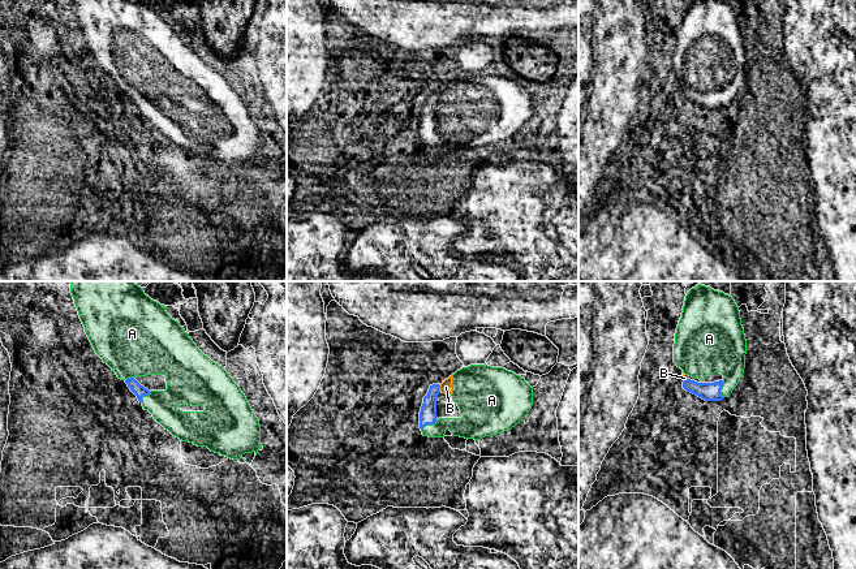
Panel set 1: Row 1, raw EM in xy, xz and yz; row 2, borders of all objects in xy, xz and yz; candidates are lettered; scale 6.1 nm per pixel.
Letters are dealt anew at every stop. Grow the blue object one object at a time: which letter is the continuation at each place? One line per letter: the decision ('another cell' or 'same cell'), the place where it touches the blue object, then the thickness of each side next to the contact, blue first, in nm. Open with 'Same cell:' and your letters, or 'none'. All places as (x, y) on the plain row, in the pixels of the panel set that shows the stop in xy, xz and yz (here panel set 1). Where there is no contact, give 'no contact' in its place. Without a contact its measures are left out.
Same cell: A, B
A: same cell; meets blue in xz at (429, 132); 110 nm thick on the blue side, 160 nm on the other
B: same cell; meets blue in xz at (439, 95); 110 nm thick on the blue side, 80 nm on the other

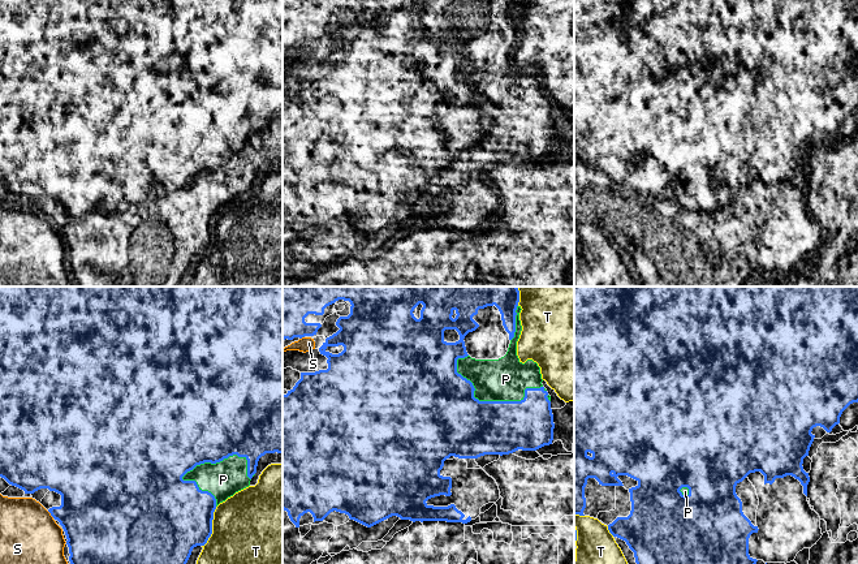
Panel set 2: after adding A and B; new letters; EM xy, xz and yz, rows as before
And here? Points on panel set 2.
Same cell: P
P: same cell; meets blue in xy at (224, 166); 500 nm thick on the blue side, 220 nm on the other
S: another cell; meets blue in xy at (51, 223); 400 nm thick on the blue side, 400 nm on the other
T: another cell; meets blue in xy at (211, 235); 480 nm thick on the blue side, 500 nm on the other

